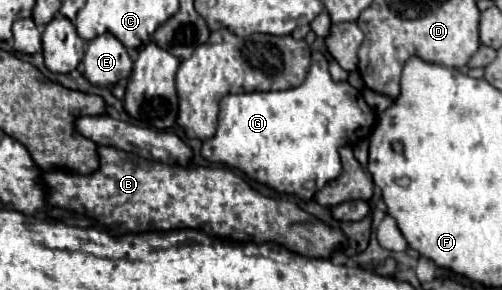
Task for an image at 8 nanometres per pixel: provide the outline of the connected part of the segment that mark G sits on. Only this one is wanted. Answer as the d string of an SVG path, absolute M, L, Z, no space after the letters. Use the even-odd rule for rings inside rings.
M313 52L311 70L305 82L297 88L281 92L251 92L223 96L219 104L217 132L203 144L201 156L209 162L223 162L231 168L239 168L247 176L267 184L269 188L281 194L295 194L303 202L309 202L327 182L335 180L343 172L337 150L345 144L345 138L351 138L349 132L363 132L365 126L367 132L371 132L375 126L373 108L367 106L361 92L355 90L351 84L333 82L329 76L327 58L321 52Z

